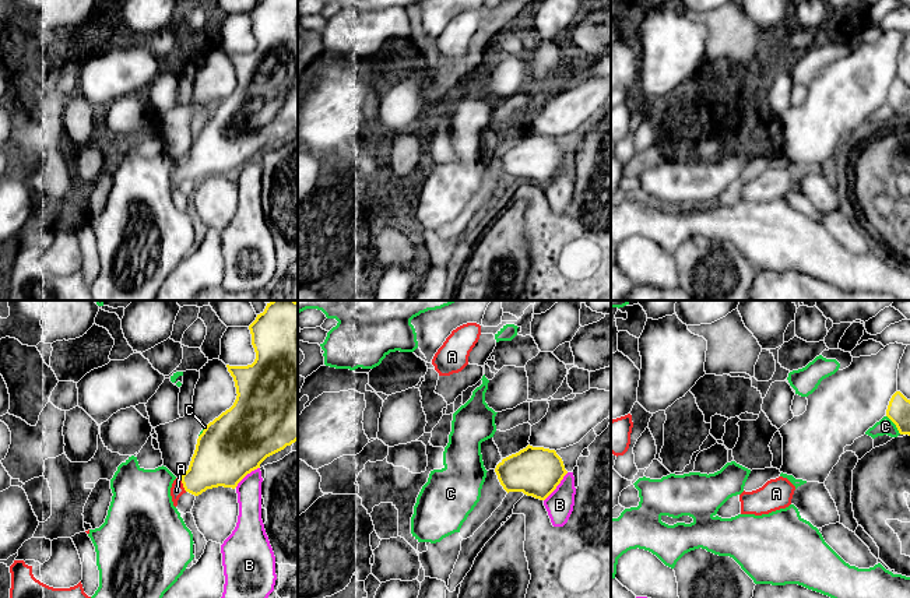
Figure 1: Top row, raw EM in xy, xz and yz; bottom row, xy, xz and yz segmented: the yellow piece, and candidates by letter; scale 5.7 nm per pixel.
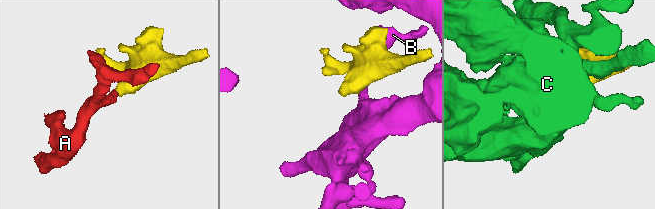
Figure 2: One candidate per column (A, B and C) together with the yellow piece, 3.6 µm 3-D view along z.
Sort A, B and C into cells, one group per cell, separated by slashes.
A / B / C

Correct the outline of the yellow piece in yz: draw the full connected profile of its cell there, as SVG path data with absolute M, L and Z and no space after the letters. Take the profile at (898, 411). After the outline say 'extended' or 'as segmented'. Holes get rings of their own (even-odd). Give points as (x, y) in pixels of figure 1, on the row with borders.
M896 391L888 405L886 416L896 425L900 435L910 436L910 400Z; as segmented

